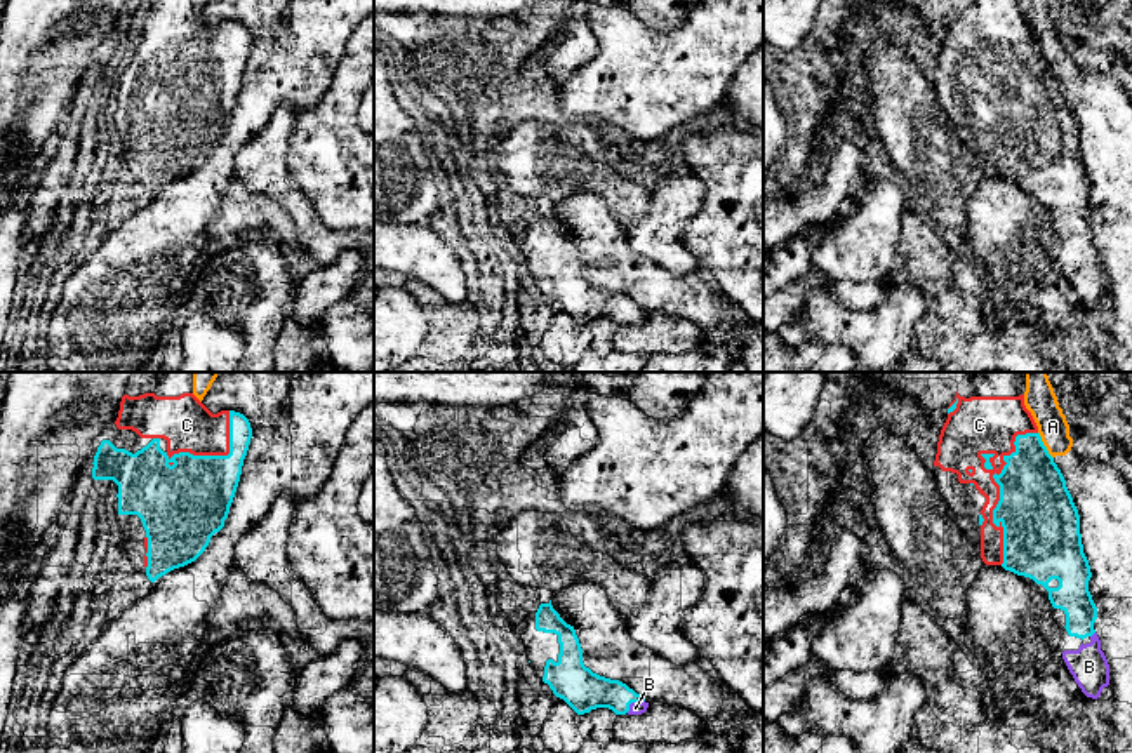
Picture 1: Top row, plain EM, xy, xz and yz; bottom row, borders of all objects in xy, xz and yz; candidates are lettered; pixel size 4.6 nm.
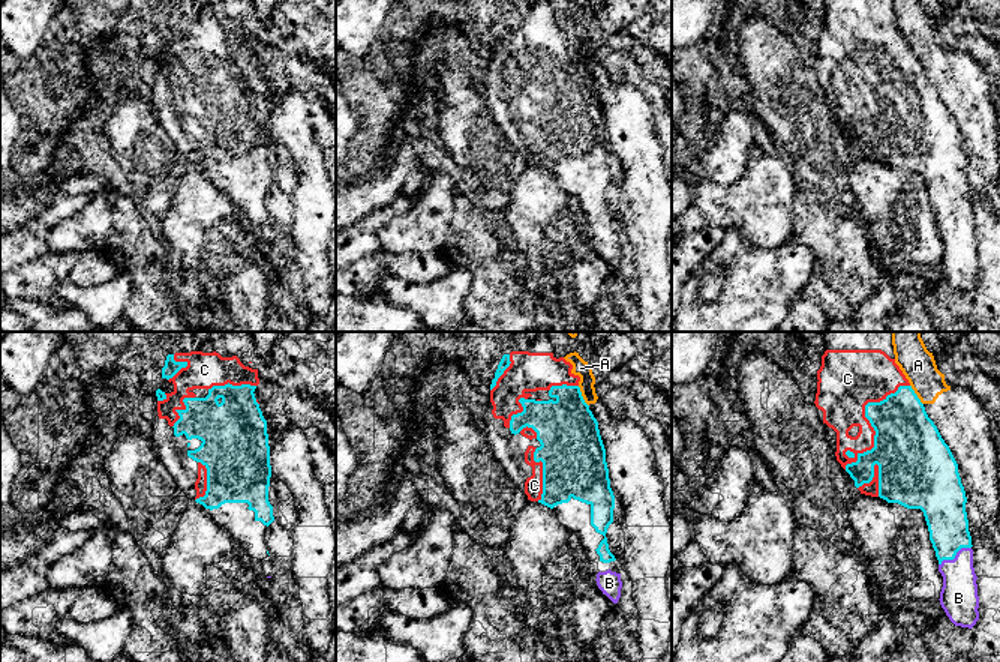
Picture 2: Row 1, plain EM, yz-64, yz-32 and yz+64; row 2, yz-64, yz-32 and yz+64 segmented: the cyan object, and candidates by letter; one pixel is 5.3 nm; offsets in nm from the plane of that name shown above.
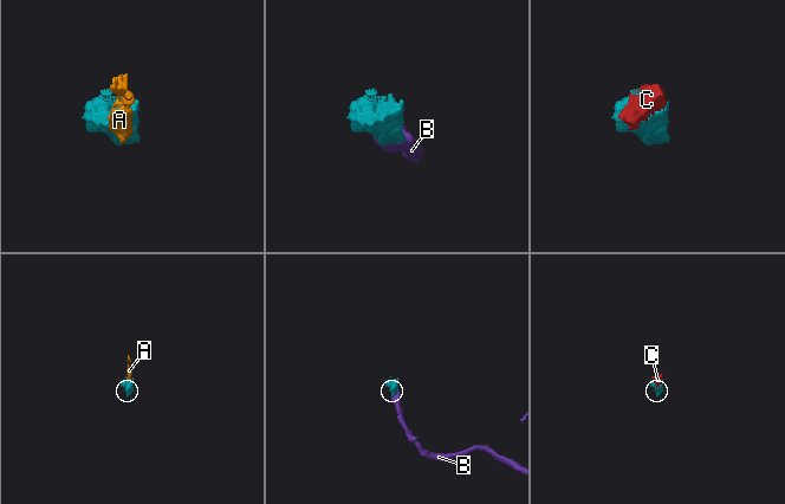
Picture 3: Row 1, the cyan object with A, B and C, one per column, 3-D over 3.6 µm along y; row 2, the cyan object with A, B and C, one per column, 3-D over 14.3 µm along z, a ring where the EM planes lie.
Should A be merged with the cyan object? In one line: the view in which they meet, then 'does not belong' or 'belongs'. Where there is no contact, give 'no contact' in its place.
meets cyan in yz; does not belong

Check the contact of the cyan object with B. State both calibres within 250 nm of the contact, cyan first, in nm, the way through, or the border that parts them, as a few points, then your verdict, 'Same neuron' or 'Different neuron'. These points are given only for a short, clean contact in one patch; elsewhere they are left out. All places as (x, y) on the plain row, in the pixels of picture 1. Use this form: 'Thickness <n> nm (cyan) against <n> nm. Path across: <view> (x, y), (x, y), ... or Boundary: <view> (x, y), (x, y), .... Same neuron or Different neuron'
Thickness 190 nm (cyan) against 60 nm. Same neuron

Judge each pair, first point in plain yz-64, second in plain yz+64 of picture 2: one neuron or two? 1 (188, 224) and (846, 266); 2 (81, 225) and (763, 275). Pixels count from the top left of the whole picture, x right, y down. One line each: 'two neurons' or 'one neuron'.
1: two neurons
2: two neurons

